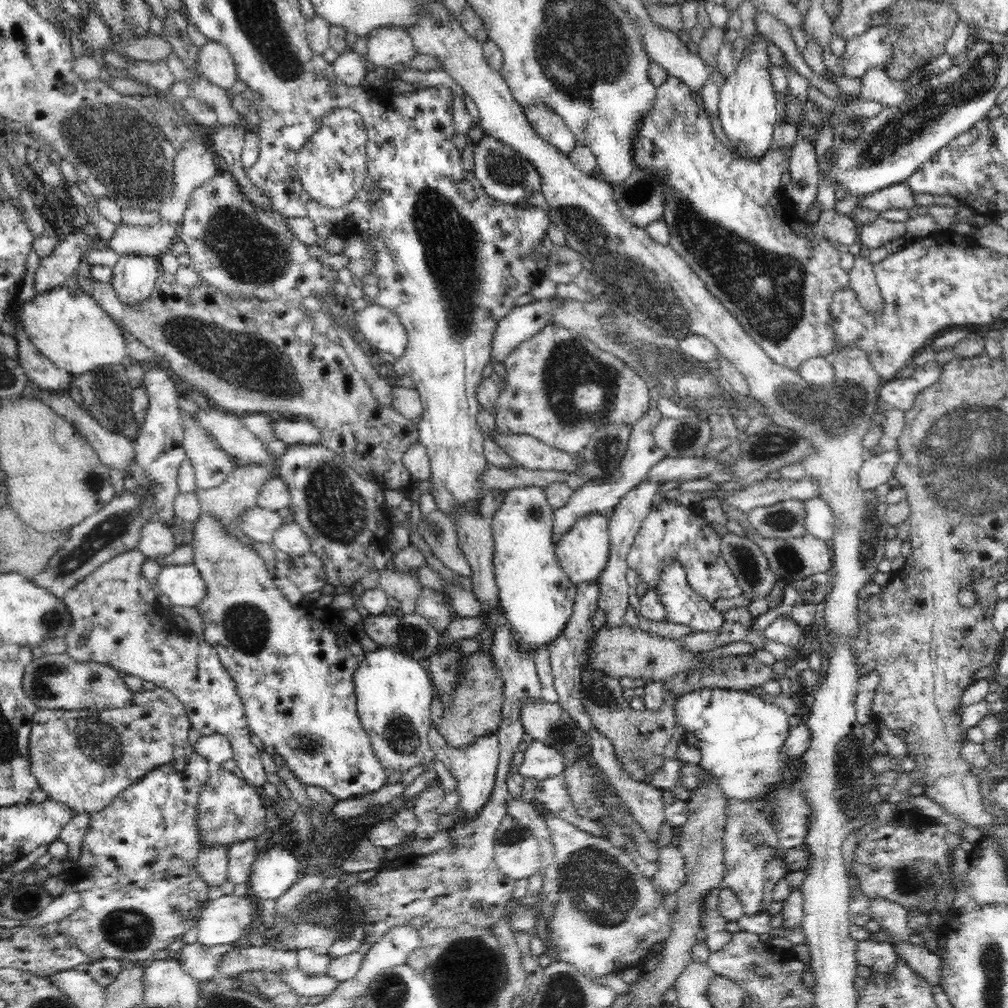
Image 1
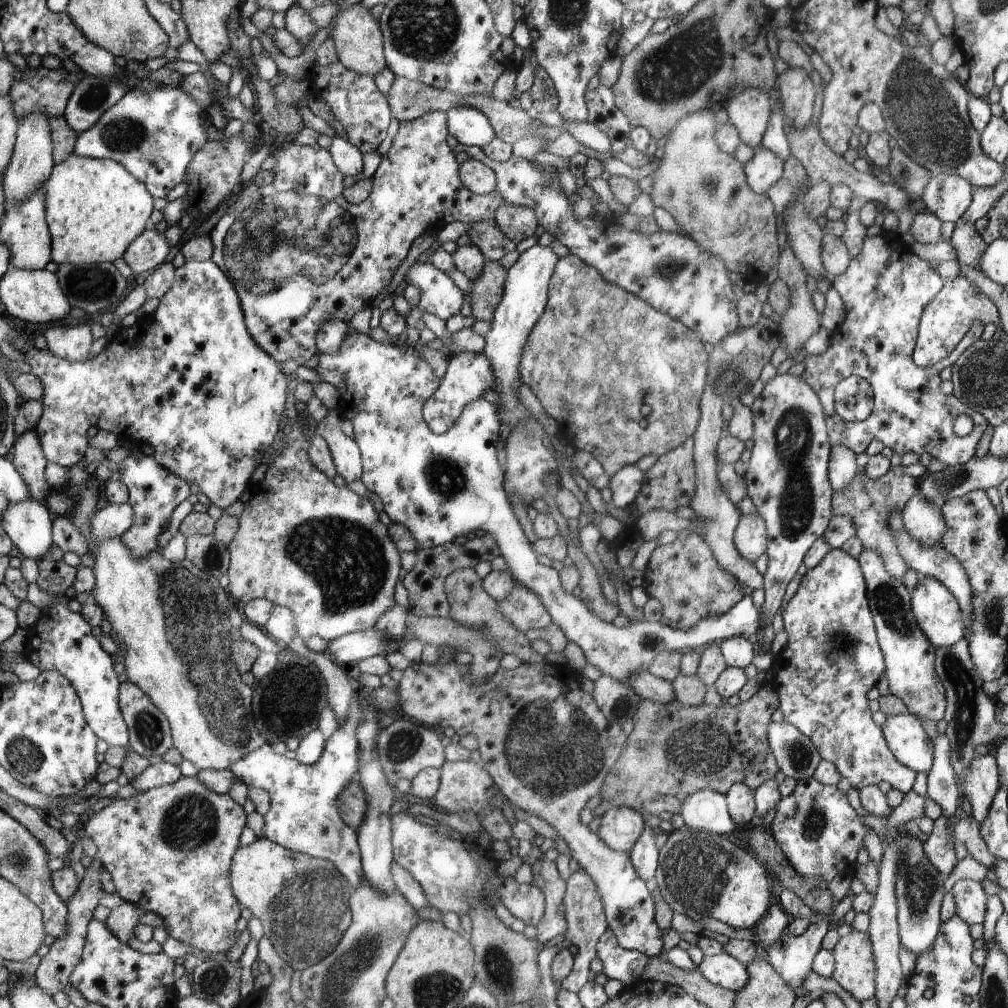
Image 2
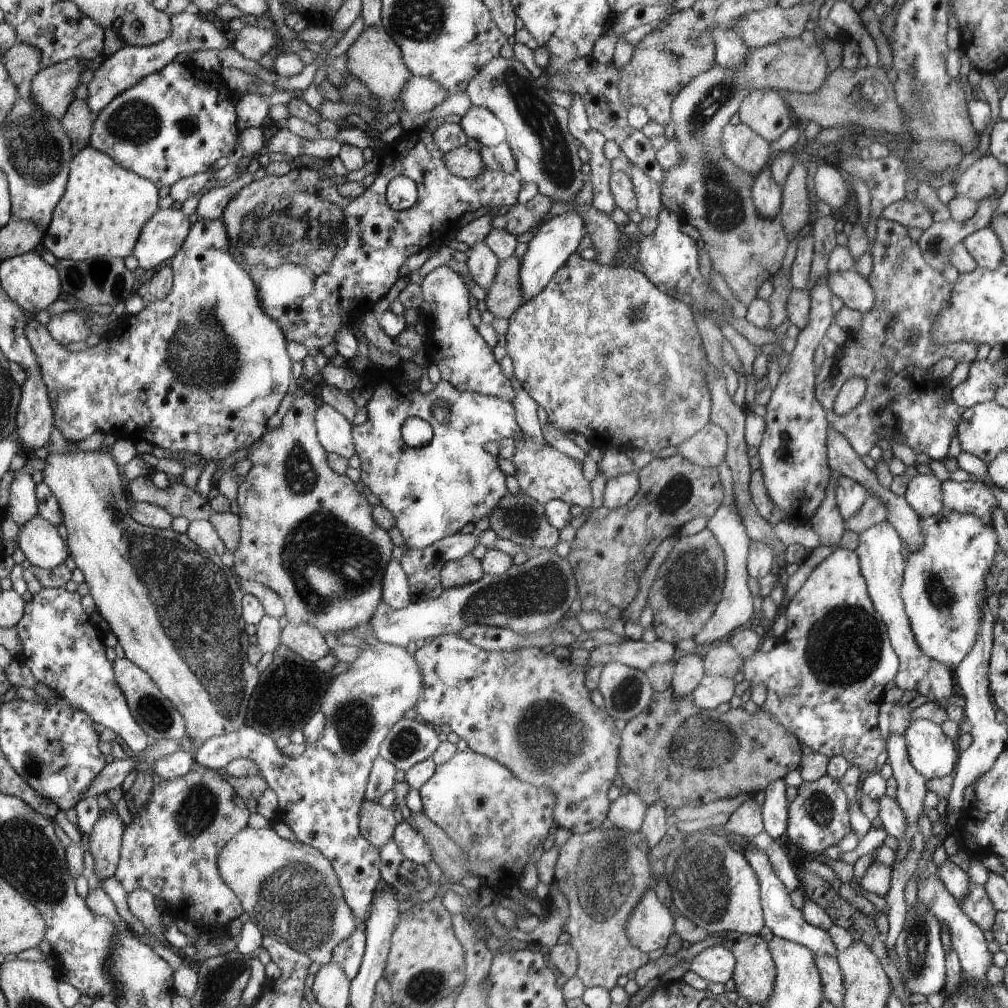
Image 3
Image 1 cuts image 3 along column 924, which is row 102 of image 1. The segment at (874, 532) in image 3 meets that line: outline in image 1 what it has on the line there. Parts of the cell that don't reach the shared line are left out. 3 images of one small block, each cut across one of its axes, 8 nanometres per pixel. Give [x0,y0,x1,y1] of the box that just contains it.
[634,75,860,372]

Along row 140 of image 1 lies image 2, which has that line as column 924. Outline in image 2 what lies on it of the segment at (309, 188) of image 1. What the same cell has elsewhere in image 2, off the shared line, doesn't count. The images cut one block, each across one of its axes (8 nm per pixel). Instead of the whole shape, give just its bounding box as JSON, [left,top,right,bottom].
[915,275,1000,367]

